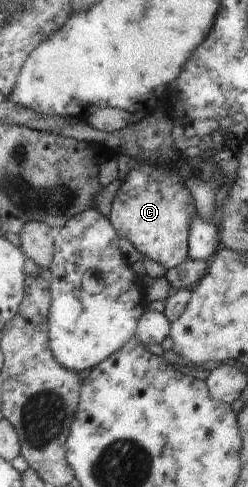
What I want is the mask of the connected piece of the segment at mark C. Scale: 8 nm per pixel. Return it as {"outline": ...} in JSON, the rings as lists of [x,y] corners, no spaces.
{"outline":[[[139,160],[139,168],[137,170],[133,170],[131,172],[131,176],[129,176],[129,182],[125,182],[122,184],[120,188],[115,192],[115,196],[113,198],[113,203],[111,204],[110,211],[110,219],[112,220],[112,224],[114,228],[119,233],[120,238],[125,238],[125,240],[129,240],[135,248],[143,254],[144,257],[149,257],[151,260],[162,264],[166,269],[179,267],[181,262],[185,261],[187,258],[187,236],[190,236],[192,221],[194,220],[195,214],[195,203],[193,197],[191,196],[191,191],[185,188],[185,184],[183,184],[183,180],[177,176],[177,174],[173,174],[173,171],[170,171],[170,168],[164,168],[161,170],[157,165],[157,170],[151,170],[151,163],[145,163]]]}

